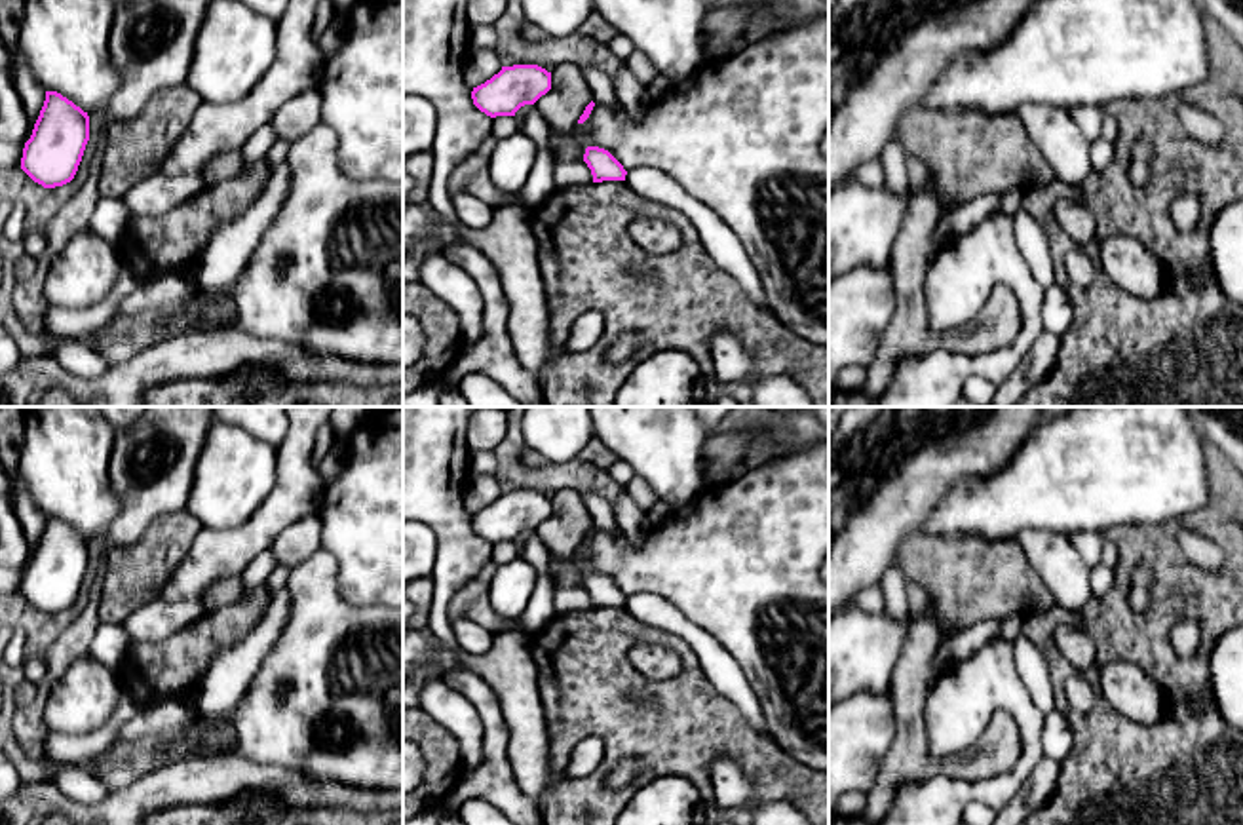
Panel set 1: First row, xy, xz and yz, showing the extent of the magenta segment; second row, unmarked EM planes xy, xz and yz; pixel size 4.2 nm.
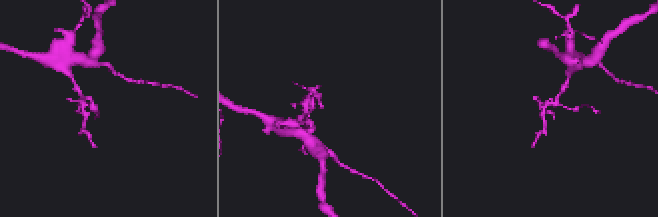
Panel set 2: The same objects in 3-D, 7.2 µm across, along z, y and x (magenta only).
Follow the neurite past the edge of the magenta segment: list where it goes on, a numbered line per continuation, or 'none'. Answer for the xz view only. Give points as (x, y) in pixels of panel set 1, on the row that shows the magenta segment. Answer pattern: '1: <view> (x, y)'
none

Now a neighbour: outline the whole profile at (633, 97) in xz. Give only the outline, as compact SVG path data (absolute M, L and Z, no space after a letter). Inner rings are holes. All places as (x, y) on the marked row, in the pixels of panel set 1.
M625 65L612 78L612 86L622 108L631 118L641 120L650 106L648 87Z

